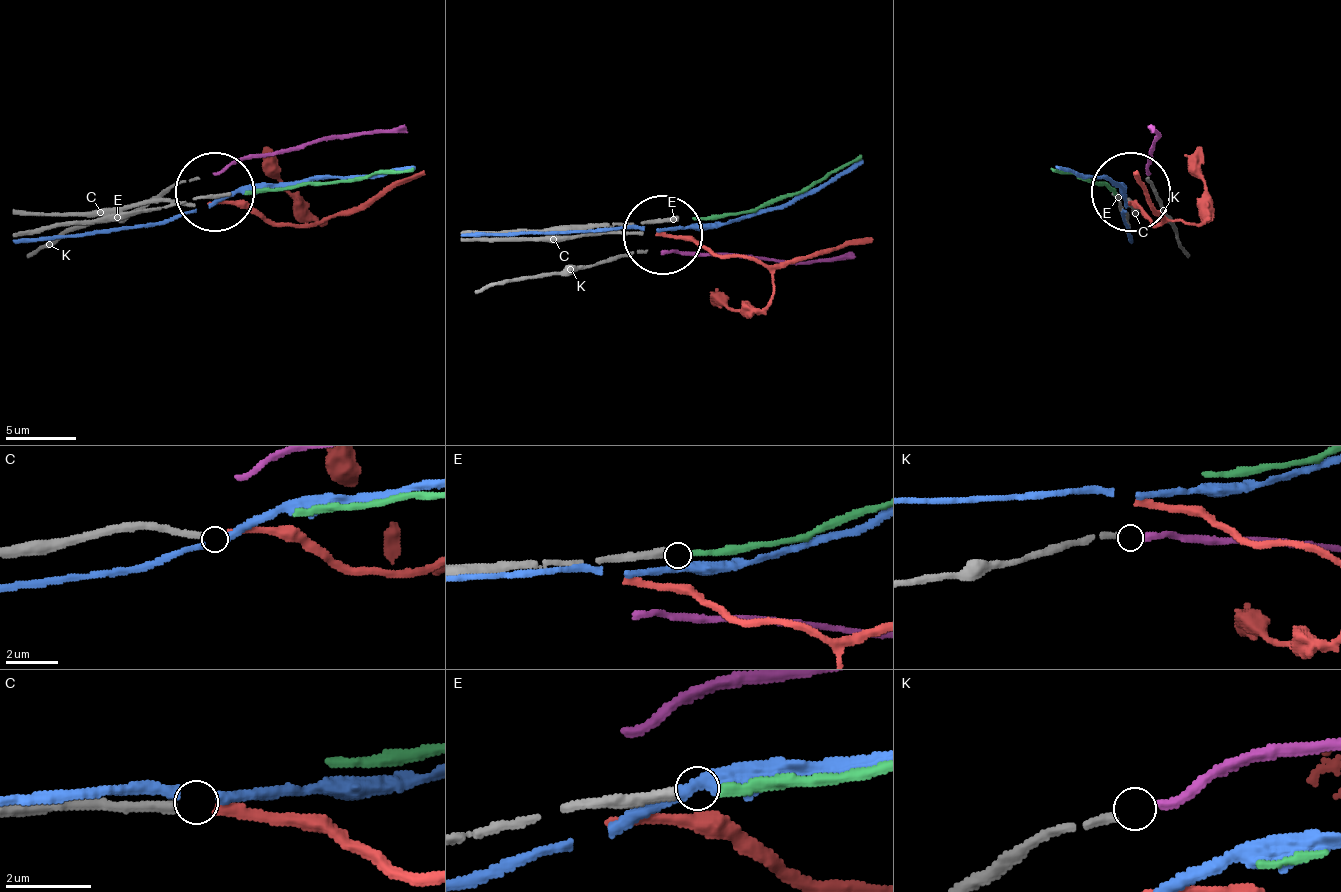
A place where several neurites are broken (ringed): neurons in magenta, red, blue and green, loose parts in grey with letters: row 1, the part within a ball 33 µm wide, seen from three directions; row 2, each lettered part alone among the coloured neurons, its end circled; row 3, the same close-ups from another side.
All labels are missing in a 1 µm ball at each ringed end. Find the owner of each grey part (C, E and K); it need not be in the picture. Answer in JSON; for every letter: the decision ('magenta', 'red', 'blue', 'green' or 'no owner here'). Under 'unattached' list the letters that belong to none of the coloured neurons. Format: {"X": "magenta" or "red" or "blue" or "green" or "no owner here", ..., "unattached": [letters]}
{"C": "red", "E": "no owner here", "K": "magenta", "unattached": ["E"]}

